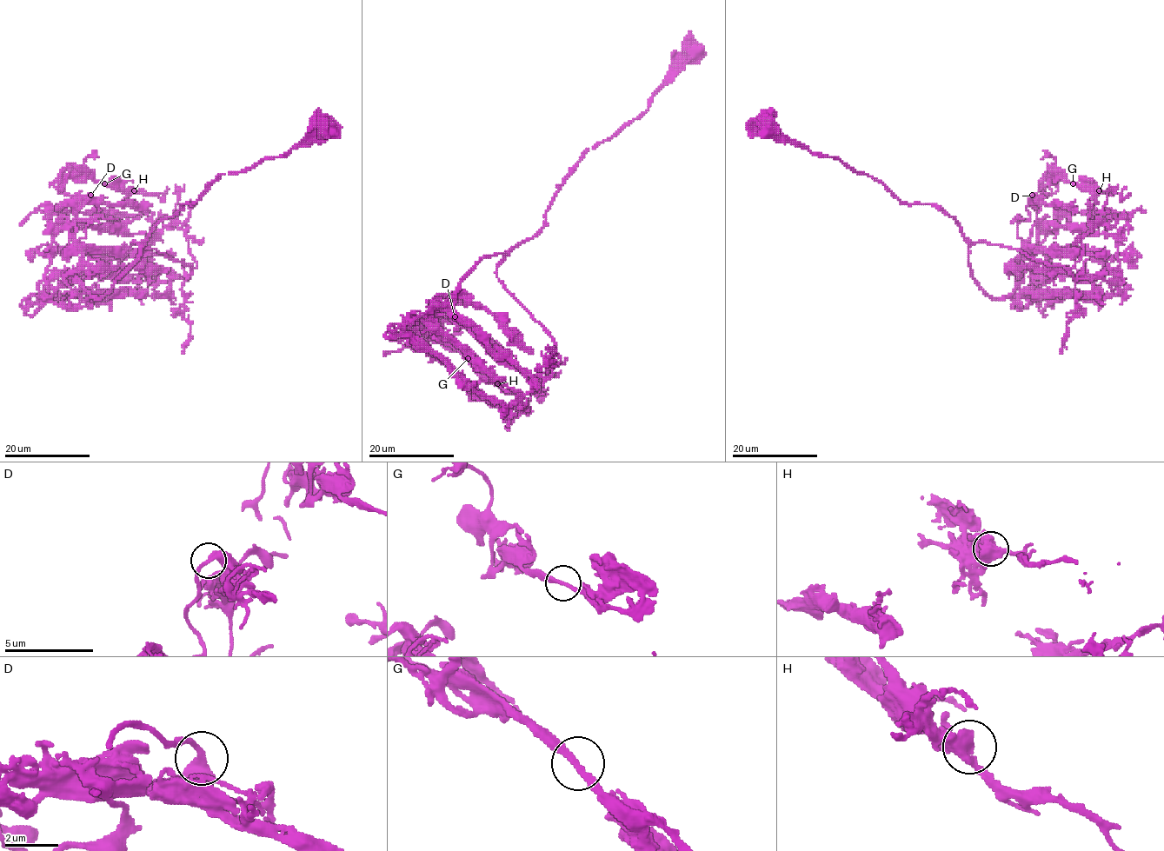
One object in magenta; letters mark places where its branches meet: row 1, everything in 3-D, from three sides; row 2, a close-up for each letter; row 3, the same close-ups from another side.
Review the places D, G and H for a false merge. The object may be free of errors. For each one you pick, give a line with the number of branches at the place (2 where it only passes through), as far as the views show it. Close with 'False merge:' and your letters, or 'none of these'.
False merge: none of these

